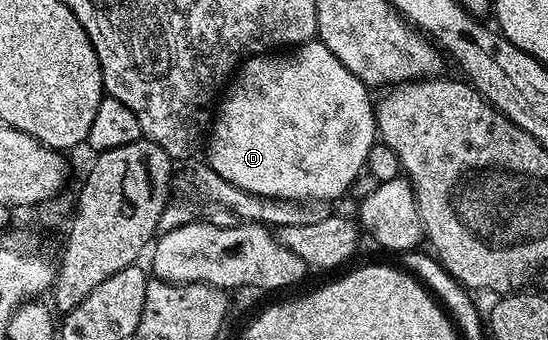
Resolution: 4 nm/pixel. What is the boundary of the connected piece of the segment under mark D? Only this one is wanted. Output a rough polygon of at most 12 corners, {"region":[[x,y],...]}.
{"region":[[322,42],[240,64],[207,166],[264,198],[336,201],[378,143]]}

